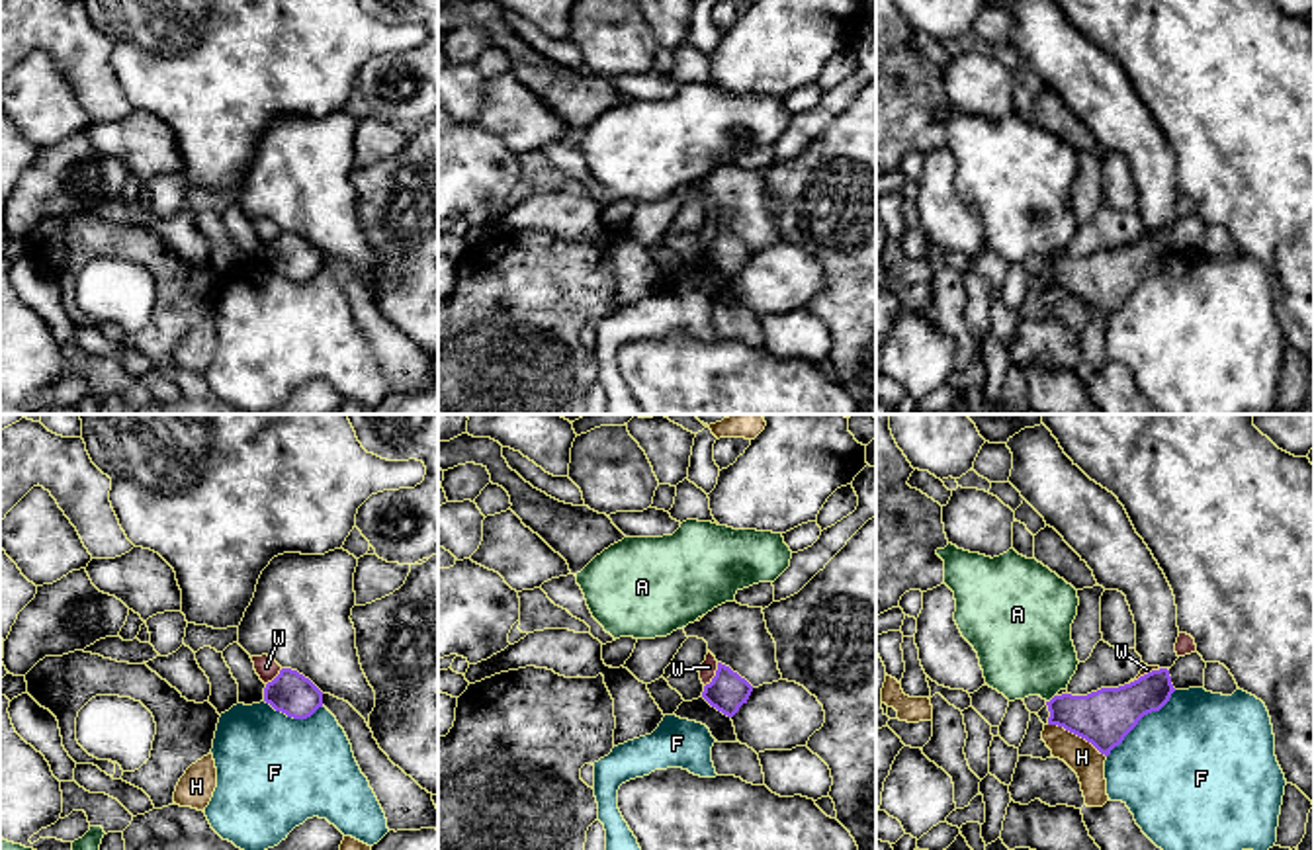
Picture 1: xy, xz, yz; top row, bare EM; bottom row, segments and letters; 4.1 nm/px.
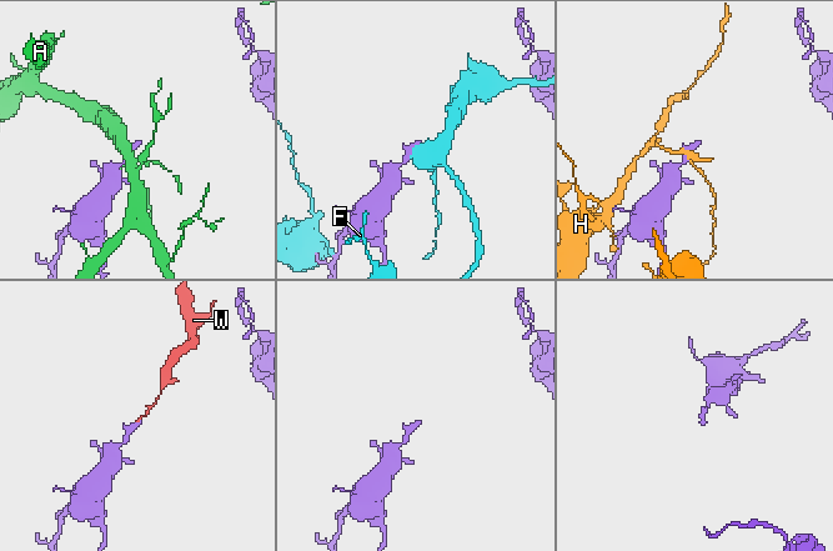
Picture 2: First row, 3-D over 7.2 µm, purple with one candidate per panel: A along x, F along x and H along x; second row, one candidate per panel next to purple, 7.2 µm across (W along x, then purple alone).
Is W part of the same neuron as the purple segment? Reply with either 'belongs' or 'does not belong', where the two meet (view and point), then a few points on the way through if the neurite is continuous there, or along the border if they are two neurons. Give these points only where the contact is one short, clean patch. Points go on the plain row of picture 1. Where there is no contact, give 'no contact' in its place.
does not belong; contact xz (716, 237); border xz (718, 225), (716, 237), (704, 249)

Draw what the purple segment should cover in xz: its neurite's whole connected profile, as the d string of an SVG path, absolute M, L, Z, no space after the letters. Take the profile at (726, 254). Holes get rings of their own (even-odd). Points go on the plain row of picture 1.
M718 225L716 238L704 248L702 260L723 277L733 279L751 254L753 248L745 240Z

